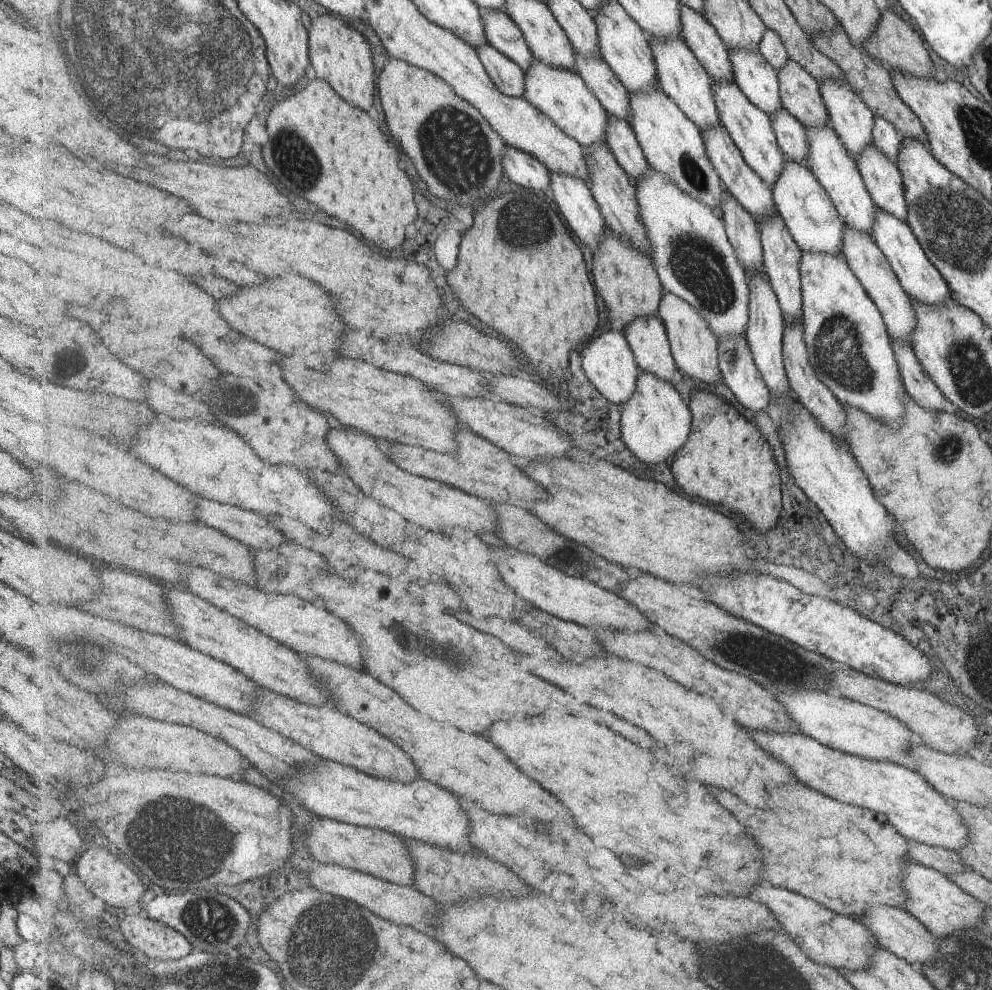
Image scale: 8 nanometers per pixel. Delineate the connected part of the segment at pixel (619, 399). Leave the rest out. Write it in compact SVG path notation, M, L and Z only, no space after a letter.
M608 330L587 342L579 350L582 358L582 368L589 382L608 402L622 407L631 401L638 388L638 379L642 370L635 359L634 350L627 341L624 330Z

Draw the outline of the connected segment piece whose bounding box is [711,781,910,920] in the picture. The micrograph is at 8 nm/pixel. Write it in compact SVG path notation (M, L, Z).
M799 781L799 784L787 784L787 788L775 788L775 792L771 792L771 800L775 800L775 808L749 808L747 804L743 804L743 800L739 800L739 796L735 796L735 792L727 792L725 790L719 792L719 788L711 788L711 792L715 796L719 796L719 804L721 806L727 808L737 820L743 820L742 823L745 826L745 833L747 832L753 837L754 841L759 844L759 848L763 848L763 864L767 865L767 868L763 868L763 876L767 876L765 881L768 884L774 887L784 887L802 896L811 897L834 912L859 920L863 920L864 916L873 907L878 905L904 908L906 895L902 890L900 880L902 879L903 864L910 861L907 855L907 840L891 826L883 813L839 802L822 792L817 792L817 790L808 787L801 781Z

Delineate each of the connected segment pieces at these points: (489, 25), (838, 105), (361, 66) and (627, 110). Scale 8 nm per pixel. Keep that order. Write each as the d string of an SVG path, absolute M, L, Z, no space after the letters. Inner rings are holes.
M483 8L482 15L488 42L515 60L525 73L529 72L535 58L522 28L503 10Z
M845 75L837 82L826 81L821 84L821 90L829 110L831 121L830 125L835 130L837 136L845 146L847 153L857 160L872 146L874 142L874 129L876 126L876 117L869 109L867 104L852 90L852 87L845 80Z
M325 14L311 22L309 36L312 66L316 76L327 80L349 104L371 110L375 102L375 90L378 90L373 47L361 32L349 26L343 18L337 17L339 16Z
M576 52L577 73L602 102L611 117L629 121L632 114L630 93L603 58L587 59Z

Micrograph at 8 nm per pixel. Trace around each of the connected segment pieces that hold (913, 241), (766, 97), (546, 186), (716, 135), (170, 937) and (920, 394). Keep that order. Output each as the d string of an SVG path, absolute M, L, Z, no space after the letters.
M883 210L876 211L876 224L874 225L874 242L882 249L883 257L890 264L899 285L905 290L907 297L914 299L924 306L939 307L950 298L950 290L938 270L930 264L929 258L923 253L917 238L906 226L905 221L896 220Z
M730 49L735 83L760 110L773 117L783 108L779 72L756 52Z
M507 146L503 154L503 168L512 182L524 186L527 190L542 190L545 194L553 192L550 170L542 161L527 152Z
M723 124L709 131L702 132L706 142L707 153L721 181L724 183L723 186L726 192L731 194L757 222L771 217L776 212L774 193L771 190L772 186L763 181L762 177L747 165L741 150L731 139L730 133L724 128Z
M144 913L120 918L118 929L121 931L125 943L129 944L132 950L140 952L154 961L180 961L187 959L195 950L181 932L163 922L148 918Z
M895 337L891 338L905 394L920 408L943 412L944 395L923 371L921 364L913 355L911 346L903 345L902 342Z

